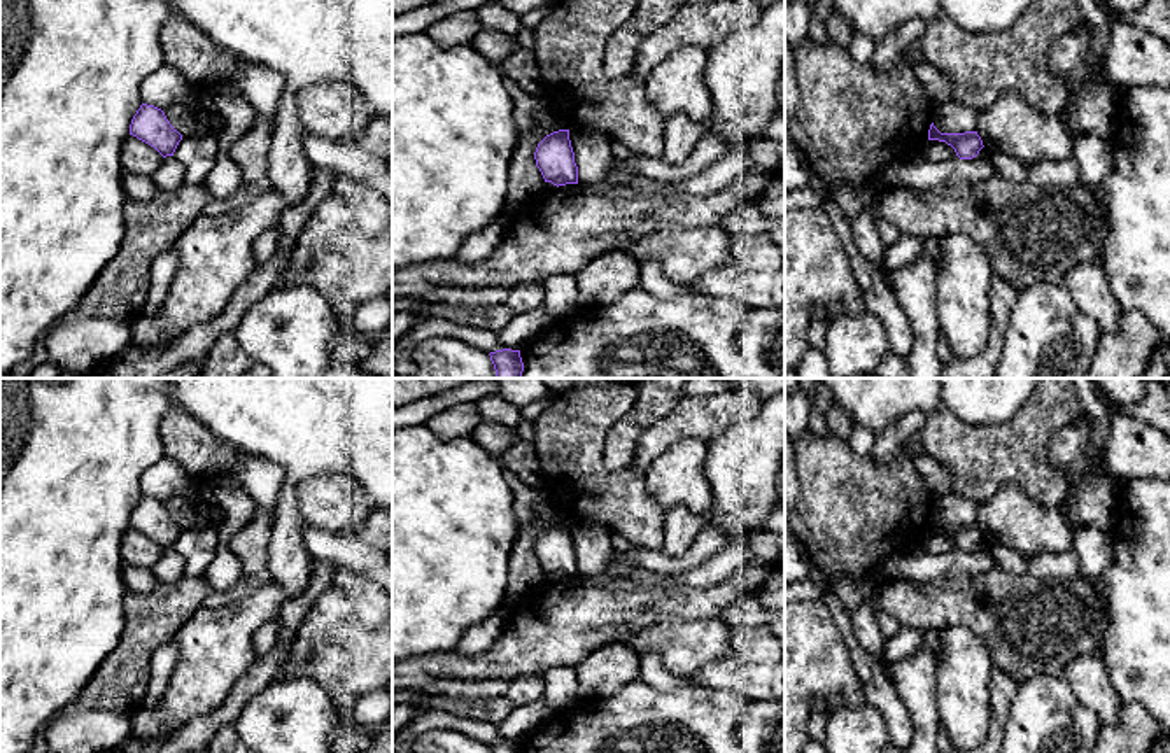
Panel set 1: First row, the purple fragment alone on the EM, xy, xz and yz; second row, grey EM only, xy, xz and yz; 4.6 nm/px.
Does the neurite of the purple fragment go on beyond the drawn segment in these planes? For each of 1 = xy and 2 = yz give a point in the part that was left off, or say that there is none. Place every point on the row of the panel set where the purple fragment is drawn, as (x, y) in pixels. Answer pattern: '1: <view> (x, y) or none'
1: none
2: none

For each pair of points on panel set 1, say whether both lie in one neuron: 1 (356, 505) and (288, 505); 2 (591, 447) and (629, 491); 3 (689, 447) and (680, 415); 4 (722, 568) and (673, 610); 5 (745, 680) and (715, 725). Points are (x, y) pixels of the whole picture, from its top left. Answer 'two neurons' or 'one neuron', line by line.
1: two neurons
2: one neuron
3: two neurons
4: two neurons
5: two neurons

